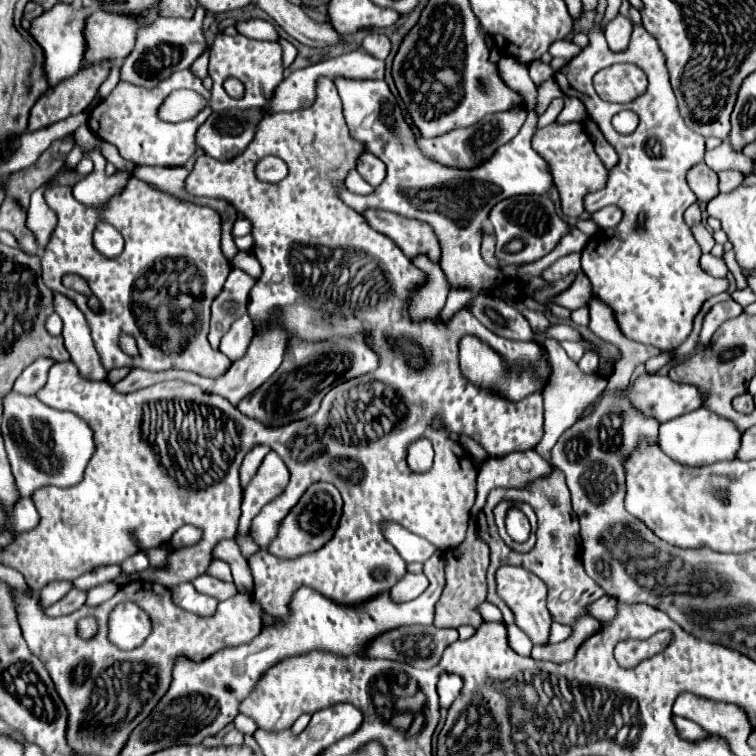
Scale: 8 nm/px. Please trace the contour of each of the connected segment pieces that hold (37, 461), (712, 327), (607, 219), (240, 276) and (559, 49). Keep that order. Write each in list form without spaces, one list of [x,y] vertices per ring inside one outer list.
[[[14,391],[4,399],[2,437],[22,499],[32,499],[32,493],[46,485],[72,487],[80,483],[84,467],[94,453],[92,429],[78,415],[56,411],[36,397]]]
[[[726,301],[726,303],[720,303],[720,305],[714,305],[708,315],[704,317],[704,325],[702,325],[702,331],[700,331],[700,337],[698,337],[698,345],[706,347],[714,335],[714,331],[728,319],[734,319],[742,313],[742,307],[736,303],[736,301]]]
[[[608,205],[608,207],[602,207],[598,209],[596,213],[590,215],[590,219],[600,227],[600,229],[612,229],[618,225],[618,221],[622,219],[622,211],[614,205]]]
[[[234,267],[230,271],[222,293],[216,297],[216,303],[214,303],[214,315],[210,323],[210,335],[208,335],[208,341],[214,349],[218,349],[220,339],[230,329],[230,325],[246,313],[248,295],[254,283],[256,281],[242,269]]]
[[[558,39],[550,45],[550,53],[552,57],[564,57],[566,61],[570,61],[572,57],[576,57],[576,53],[580,51],[578,45],[574,45],[570,39]]]

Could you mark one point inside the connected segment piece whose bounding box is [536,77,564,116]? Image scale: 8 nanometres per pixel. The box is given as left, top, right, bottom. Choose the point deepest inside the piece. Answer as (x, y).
(548, 90)

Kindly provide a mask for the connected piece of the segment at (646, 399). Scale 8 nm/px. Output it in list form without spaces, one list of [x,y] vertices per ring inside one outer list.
[[[642,375],[628,389],[630,401],[644,415],[658,419],[660,423],[690,413],[704,405],[704,393],[686,383],[676,383],[662,375]]]

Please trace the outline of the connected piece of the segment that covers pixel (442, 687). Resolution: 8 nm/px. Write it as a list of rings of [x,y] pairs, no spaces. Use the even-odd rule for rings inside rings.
[[[442,675],[438,683],[438,693],[440,693],[440,711],[442,715],[448,711],[448,707],[454,703],[454,699],[460,695],[462,689],[462,679],[458,675]]]

